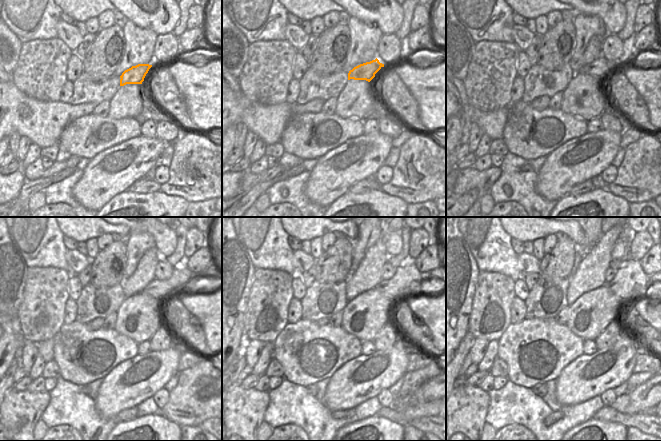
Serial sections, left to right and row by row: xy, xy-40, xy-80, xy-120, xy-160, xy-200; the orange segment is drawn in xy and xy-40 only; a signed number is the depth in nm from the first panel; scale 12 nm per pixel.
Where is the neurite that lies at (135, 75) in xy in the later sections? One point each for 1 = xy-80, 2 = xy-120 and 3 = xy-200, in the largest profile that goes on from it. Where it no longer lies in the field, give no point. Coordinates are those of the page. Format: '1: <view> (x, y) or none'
1: xy-80 (599, 67)
2: xy-120 (159, 289)
3: xy-200 (631, 281)

